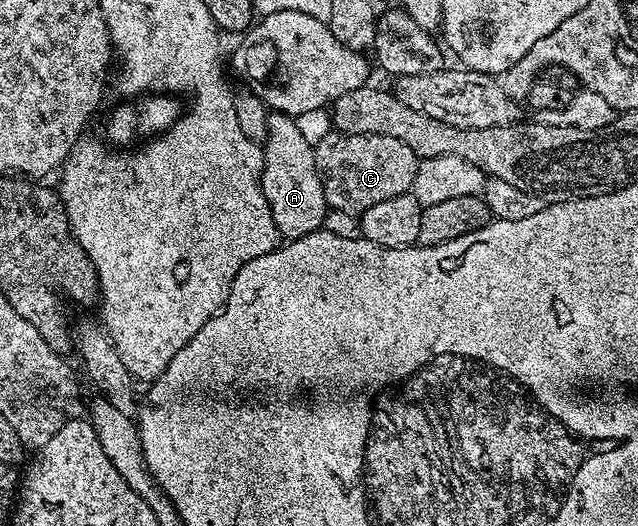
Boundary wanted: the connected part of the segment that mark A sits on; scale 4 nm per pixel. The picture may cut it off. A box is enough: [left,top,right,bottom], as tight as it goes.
[262,112,328,238]

